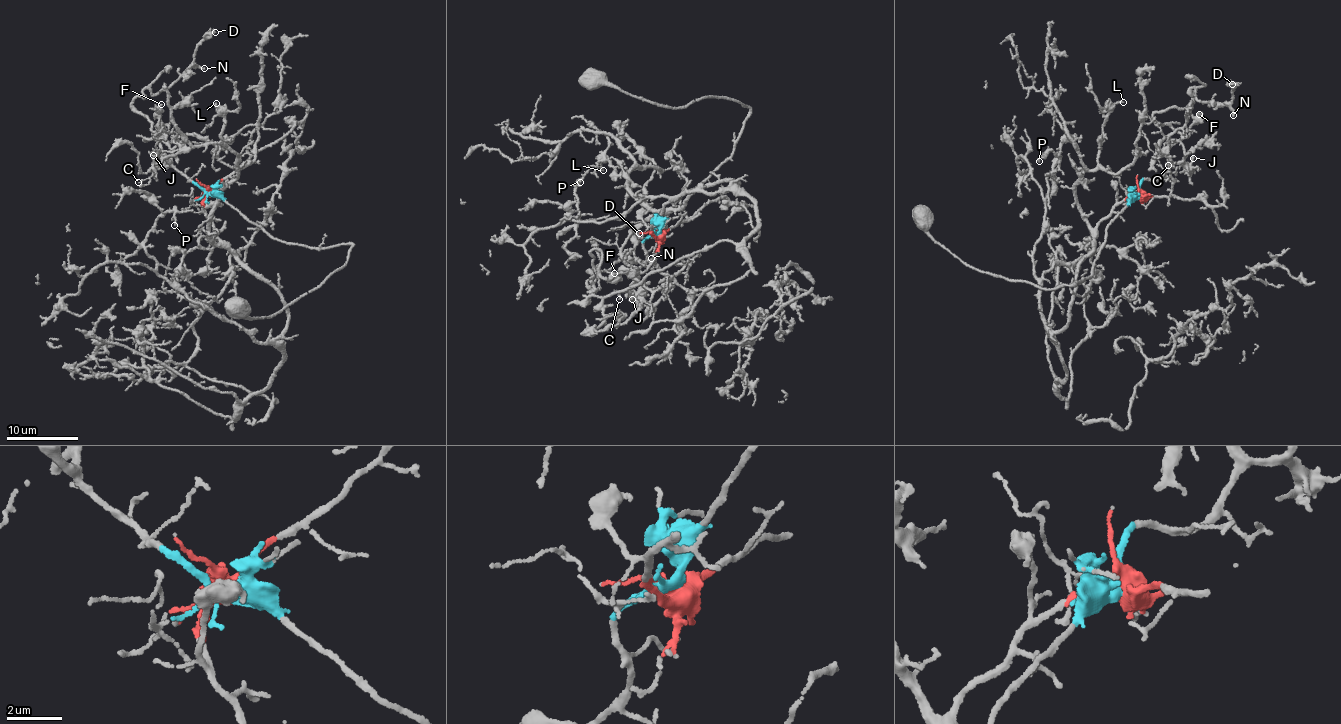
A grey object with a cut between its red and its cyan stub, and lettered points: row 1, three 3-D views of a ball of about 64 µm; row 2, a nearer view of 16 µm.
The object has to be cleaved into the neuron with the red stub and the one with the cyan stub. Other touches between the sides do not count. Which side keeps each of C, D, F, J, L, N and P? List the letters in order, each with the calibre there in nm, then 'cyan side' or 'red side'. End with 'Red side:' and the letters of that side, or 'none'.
C: calibre 130 nm; cyan side
D: calibre 320 nm; cyan side
F: calibre 200 nm; cyan side
J: calibre 190 nm; cyan side
L: calibre 130 nm; red side
N: calibre 150 nm; cyan side
P: calibre 140 nm; red side
Red side: L, P

